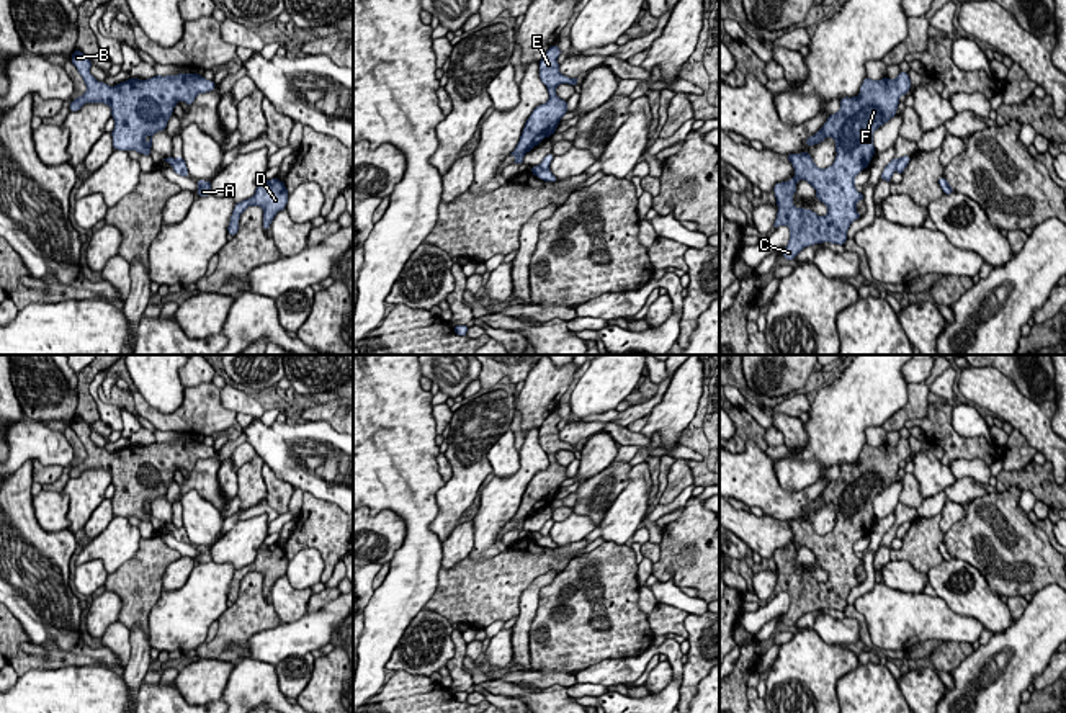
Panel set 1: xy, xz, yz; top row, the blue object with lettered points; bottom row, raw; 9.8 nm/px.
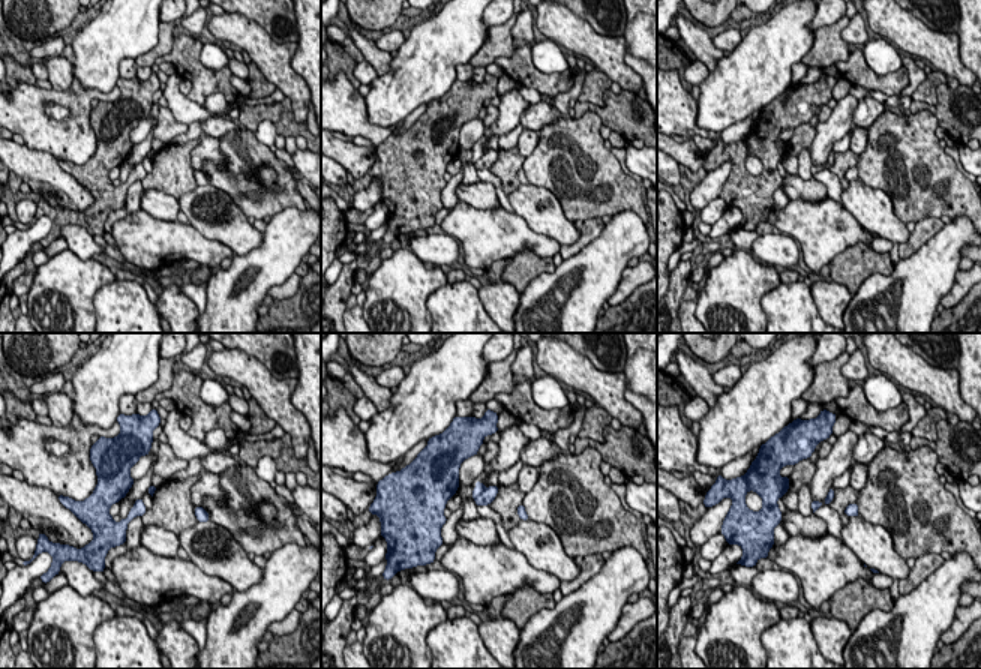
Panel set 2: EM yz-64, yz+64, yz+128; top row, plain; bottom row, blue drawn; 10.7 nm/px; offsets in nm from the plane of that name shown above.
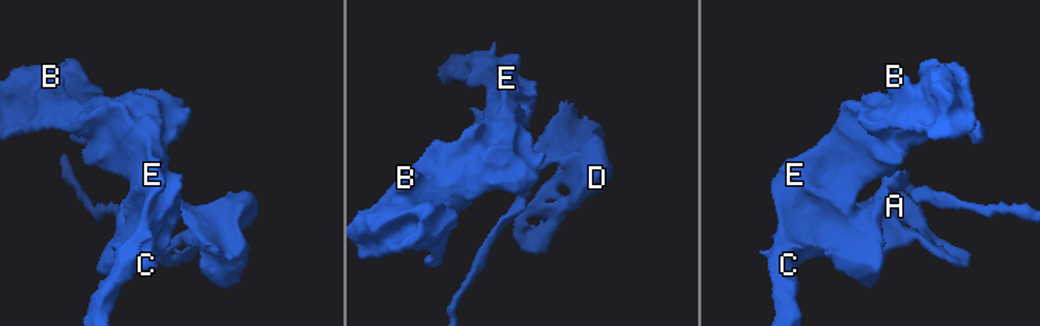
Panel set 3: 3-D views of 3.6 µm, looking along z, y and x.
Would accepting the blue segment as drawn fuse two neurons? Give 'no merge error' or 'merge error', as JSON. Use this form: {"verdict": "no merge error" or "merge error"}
{"verdict": "merge error"}

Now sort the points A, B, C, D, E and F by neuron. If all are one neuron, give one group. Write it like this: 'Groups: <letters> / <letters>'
Groups: A D / B C E F

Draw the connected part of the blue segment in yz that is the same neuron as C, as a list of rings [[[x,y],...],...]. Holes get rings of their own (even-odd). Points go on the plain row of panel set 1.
[[[903,437],[894,446],[867,443],[860,463],[840,464],[840,476],[806,505],[806,512],[819,510],[826,504],[835,505],[837,522],[831,533],[817,535],[806,517],[786,522],[795,543],[773,553],[778,572],[773,595],[783,590],[790,594],[790,607],[782,618],[786,626],[793,628],[804,613],[814,610],[845,610],[850,590],[862,584],[857,579],[857,567],[865,567],[865,563],[857,558],[855,543],[875,522],[873,499],[896,482],[899,463],[907,461],[909,456],[911,445]],[[800,546],[806,546],[816,556],[816,566],[829,576],[826,582],[793,571]]]

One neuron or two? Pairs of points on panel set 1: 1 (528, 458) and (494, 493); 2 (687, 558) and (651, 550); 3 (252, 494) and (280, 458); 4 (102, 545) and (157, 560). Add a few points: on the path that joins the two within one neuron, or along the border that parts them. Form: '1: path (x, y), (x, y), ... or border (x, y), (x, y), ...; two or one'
1: path (525, 470), (506, 493); one
2: border (659, 543), (659, 558), (653, 563); two
3: border (259, 455), (265, 463); two
4: border (141, 537), (139, 548), (108, 574); two

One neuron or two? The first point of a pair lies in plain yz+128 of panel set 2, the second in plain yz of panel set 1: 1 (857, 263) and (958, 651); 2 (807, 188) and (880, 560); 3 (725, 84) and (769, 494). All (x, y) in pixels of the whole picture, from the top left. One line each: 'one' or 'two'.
1: one
2: two
3: two

